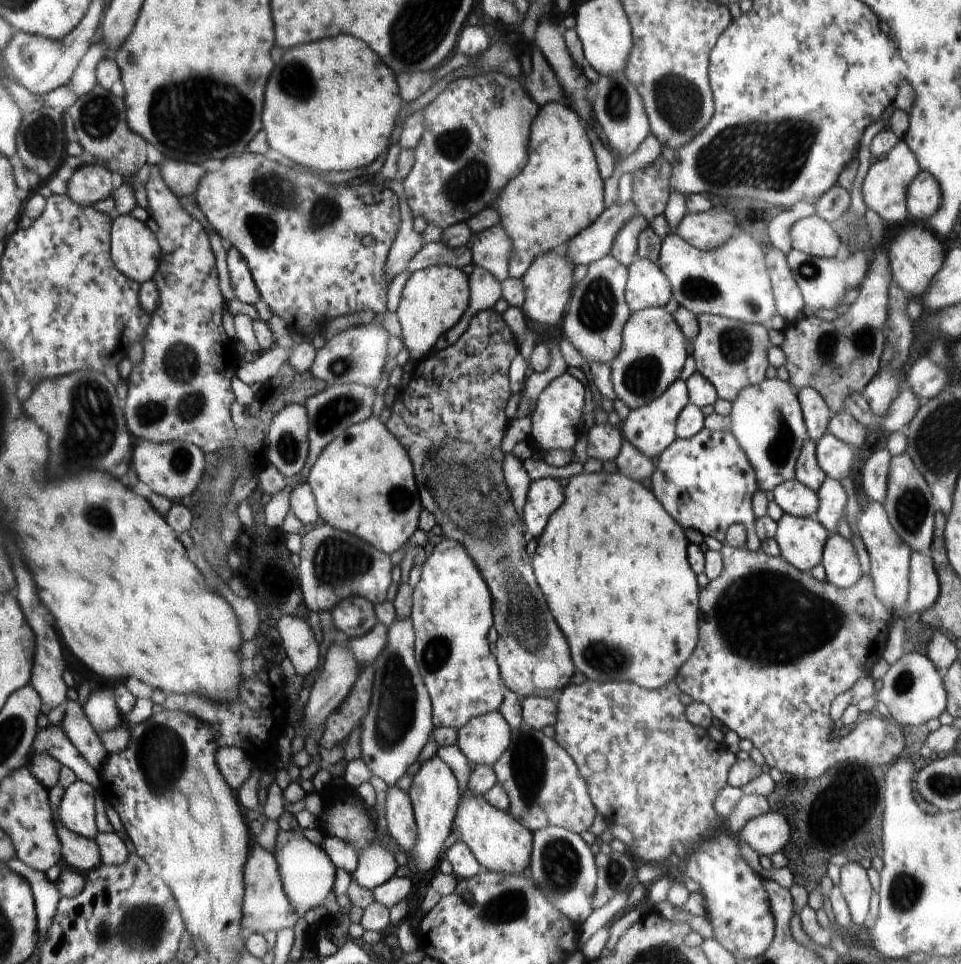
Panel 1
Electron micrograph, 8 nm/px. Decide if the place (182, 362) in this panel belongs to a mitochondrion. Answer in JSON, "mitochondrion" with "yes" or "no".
{"mitochondrion":"yes"}

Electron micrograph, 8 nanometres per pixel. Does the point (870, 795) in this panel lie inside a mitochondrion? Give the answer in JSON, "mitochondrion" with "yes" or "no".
{"mitochondrion":"no"}

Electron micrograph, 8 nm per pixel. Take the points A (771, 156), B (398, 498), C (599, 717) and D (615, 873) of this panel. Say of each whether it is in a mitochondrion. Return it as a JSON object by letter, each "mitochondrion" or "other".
{"A":"mitochondrion","B":"mitochondrion","C":"other","D":"mitochondrion"}

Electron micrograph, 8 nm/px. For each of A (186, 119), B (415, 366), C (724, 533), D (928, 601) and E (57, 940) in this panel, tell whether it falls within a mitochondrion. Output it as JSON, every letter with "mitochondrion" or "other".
{"A":"mitochondrion","B":"other","C":"other","D":"other","E":"other"}

